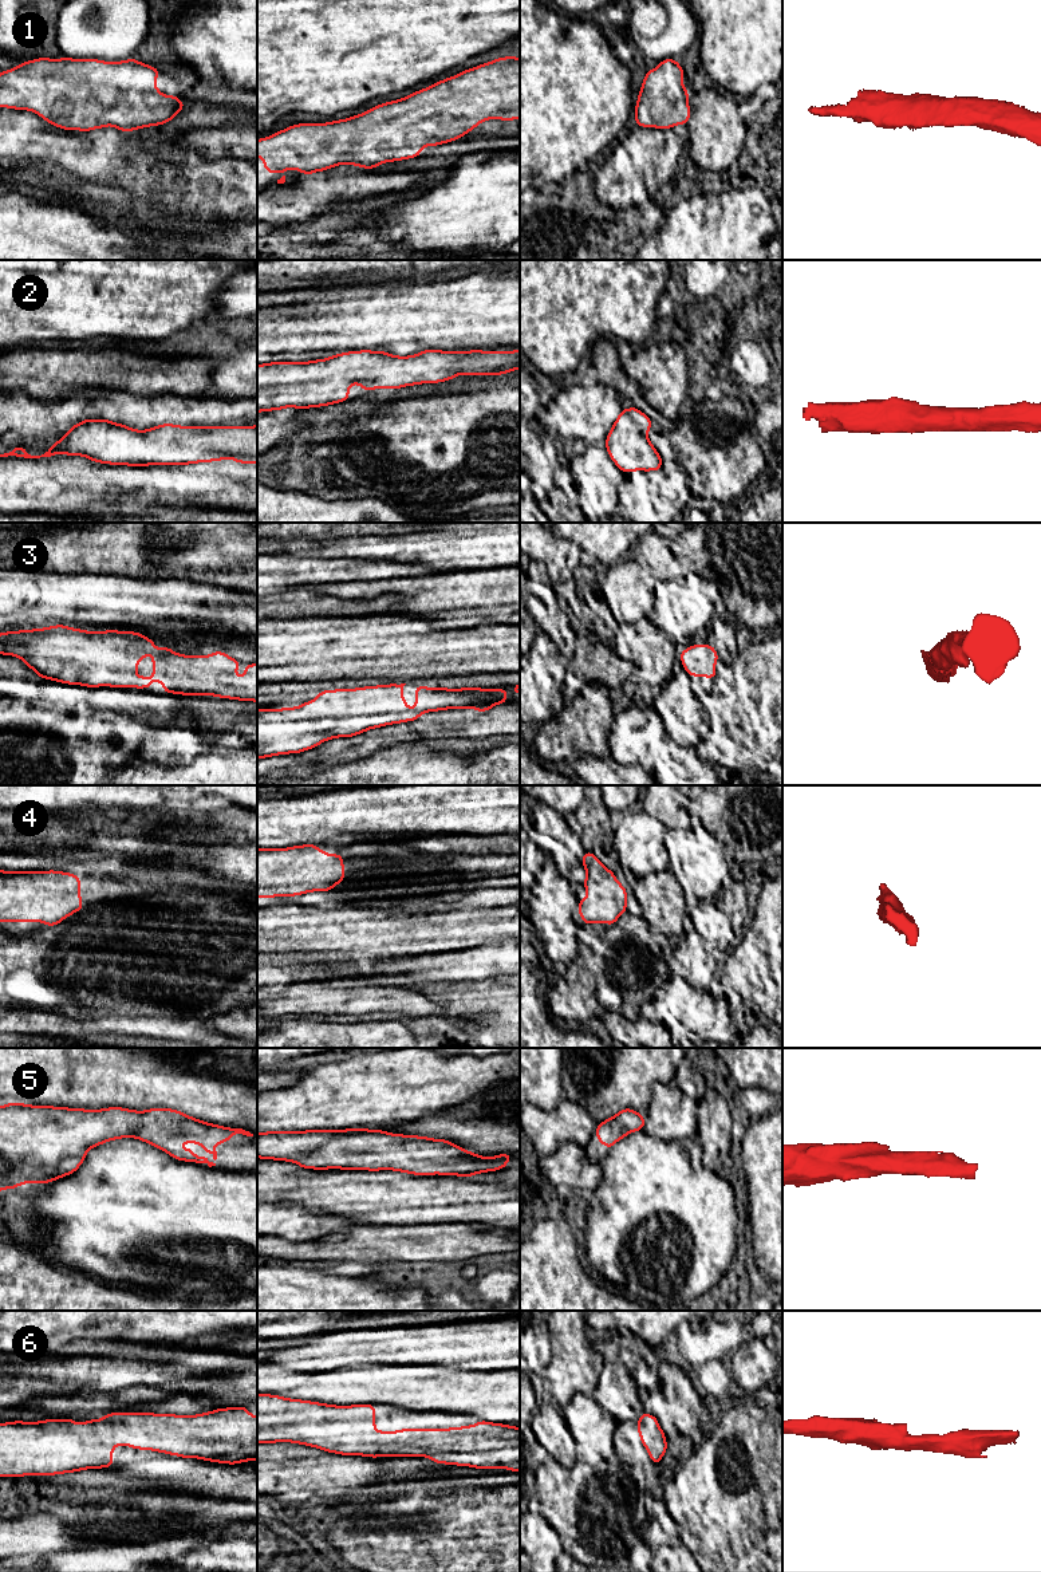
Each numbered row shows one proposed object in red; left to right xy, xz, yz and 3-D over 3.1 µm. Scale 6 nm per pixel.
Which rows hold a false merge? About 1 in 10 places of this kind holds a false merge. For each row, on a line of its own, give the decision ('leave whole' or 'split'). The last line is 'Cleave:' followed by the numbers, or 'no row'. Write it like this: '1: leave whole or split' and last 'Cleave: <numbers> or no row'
1: leave whole
2: leave whole
3: leave whole
4: leave whole
5: leave whole
6: leave whole
Cleave: no row

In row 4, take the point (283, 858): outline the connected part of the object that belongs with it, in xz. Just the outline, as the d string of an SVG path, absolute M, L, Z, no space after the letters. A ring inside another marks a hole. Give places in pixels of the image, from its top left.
M316 844L288 848L257 848L257 898L293 897L311 891L328 891L346 876L343 856L330 855Z

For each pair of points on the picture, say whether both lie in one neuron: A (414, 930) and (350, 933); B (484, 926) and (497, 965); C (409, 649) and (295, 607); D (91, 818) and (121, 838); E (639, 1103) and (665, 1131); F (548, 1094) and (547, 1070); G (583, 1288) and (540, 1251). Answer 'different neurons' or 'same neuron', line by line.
A: same neuron
B: different neurons
C: different neurons
D: same neuron
E: different neurons
F: same neuron
G: same neuron

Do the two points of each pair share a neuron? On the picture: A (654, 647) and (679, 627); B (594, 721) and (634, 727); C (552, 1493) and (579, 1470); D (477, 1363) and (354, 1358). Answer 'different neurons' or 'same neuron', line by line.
A: different neurons
B: different neurons
C: same neuron
D: same neuron

